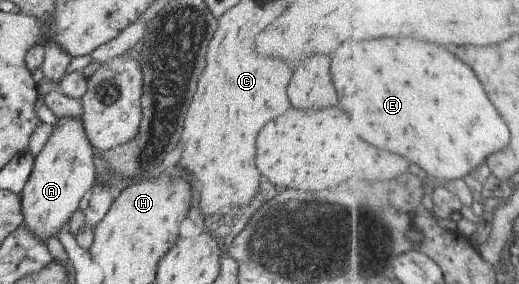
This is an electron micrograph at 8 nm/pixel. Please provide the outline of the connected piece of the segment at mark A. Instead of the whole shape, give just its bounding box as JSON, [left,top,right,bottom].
[20,116,96,244]

